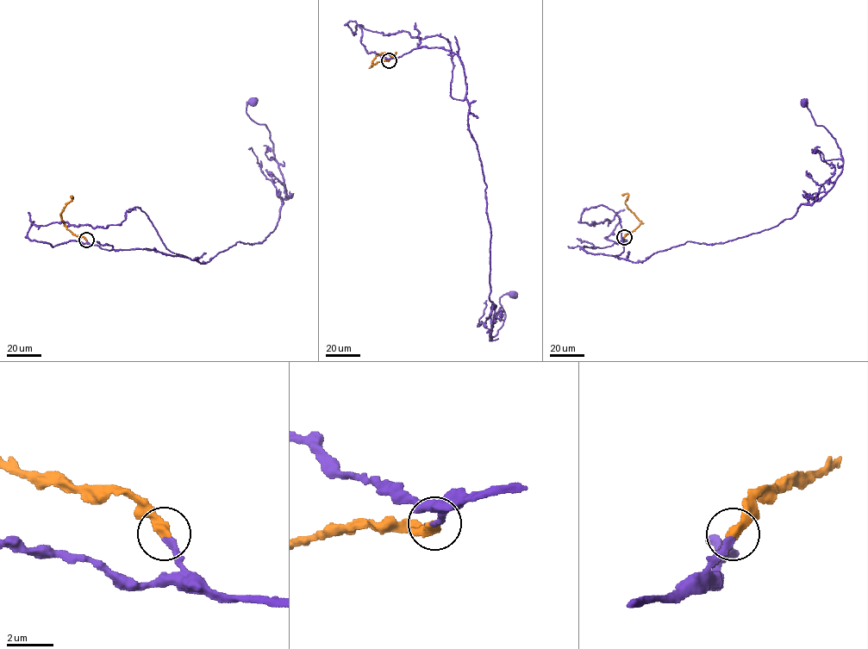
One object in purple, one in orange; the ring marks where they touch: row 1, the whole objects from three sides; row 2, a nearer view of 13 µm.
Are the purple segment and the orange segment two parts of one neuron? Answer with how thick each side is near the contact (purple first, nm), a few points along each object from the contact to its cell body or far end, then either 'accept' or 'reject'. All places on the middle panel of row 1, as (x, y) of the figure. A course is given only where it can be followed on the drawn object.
280/420 nm | purple via (389, 60), (422, 46), (461, 63), (486, 185), (490, 340), (505, 317), (500, 297), (511, 293) | orange via (389, 60), (377, 62), (371, 66), (379, 54), (386, 53), (394, 58), (396, 52) | accept

